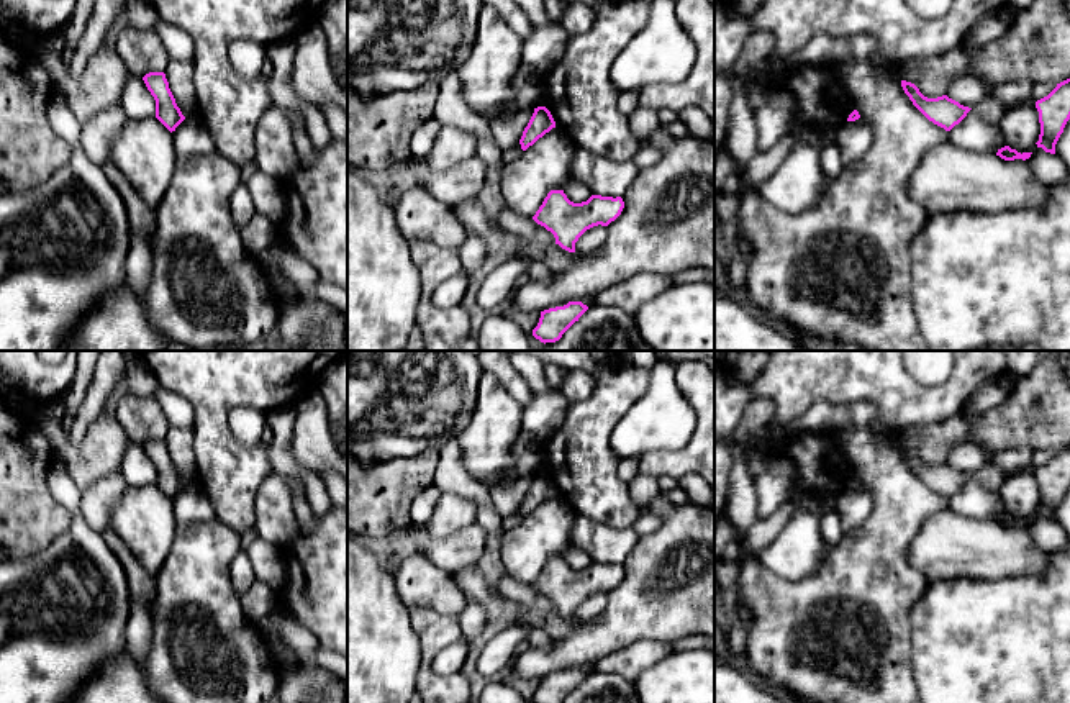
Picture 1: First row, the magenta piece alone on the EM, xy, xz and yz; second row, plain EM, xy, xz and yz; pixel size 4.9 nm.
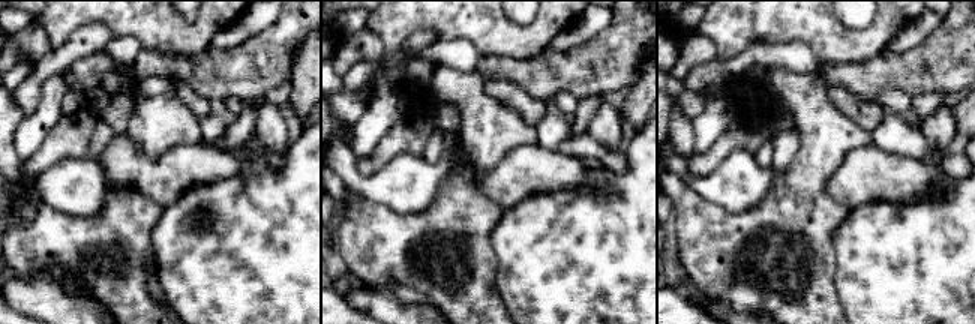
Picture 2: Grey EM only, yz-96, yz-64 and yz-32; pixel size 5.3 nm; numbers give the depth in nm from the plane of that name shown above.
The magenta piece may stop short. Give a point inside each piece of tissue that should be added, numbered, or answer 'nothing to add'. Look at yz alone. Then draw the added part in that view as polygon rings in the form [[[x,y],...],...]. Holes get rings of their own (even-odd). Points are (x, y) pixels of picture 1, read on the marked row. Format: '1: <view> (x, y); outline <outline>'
nothing to add

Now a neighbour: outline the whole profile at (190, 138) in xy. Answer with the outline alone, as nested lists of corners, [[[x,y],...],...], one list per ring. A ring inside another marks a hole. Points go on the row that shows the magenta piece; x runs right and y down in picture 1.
[[[195,115],[185,118],[174,131],[175,157],[184,159],[190,156],[203,156],[216,151],[213,136],[205,123]]]

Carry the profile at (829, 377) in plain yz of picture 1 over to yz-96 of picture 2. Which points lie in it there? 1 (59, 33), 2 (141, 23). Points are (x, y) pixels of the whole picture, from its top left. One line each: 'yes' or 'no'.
1: yes
2: yes

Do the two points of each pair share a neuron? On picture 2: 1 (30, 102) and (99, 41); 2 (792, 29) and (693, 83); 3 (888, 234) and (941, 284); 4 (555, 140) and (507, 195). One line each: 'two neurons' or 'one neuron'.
1: one neuron
2: two neurons
3: one neuron
4: two neurons

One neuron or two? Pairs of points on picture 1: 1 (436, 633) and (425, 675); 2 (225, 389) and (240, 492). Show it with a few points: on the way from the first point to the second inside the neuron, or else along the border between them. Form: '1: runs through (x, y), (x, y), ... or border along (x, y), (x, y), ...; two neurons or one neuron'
1: runs through (431, 643), (426, 653), (426, 666); one neuron
2: runs through (218, 415), (218, 454), (225, 466); one neuron

